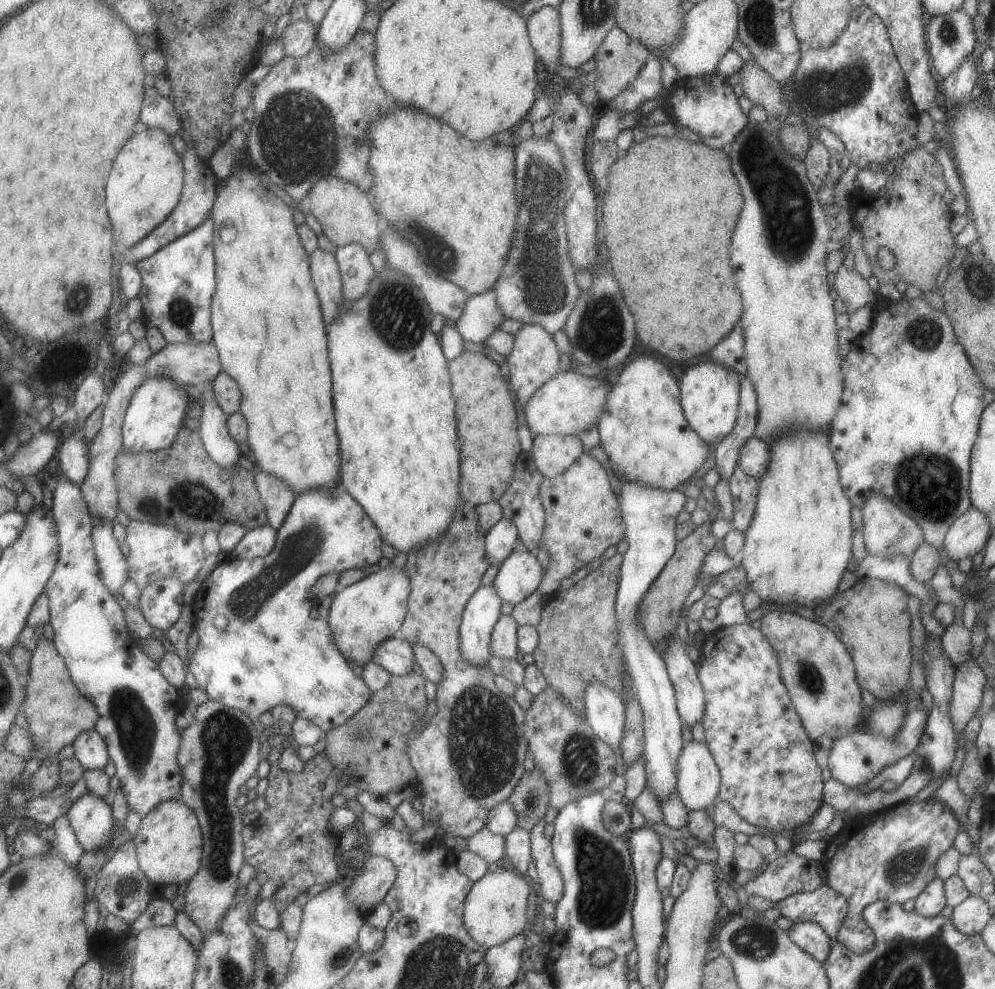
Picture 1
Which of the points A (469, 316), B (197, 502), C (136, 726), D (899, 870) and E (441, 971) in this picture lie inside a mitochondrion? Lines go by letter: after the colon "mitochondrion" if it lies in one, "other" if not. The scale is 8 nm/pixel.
A: other
B: mitochondrion
C: mitochondrion
D: mitochondrion
E: mitochondrion

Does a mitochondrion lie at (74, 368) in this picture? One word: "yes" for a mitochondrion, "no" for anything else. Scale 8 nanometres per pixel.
no

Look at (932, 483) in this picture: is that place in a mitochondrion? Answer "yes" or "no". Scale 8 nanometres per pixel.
yes

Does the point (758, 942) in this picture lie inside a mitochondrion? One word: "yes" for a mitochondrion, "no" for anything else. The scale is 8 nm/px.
yes

